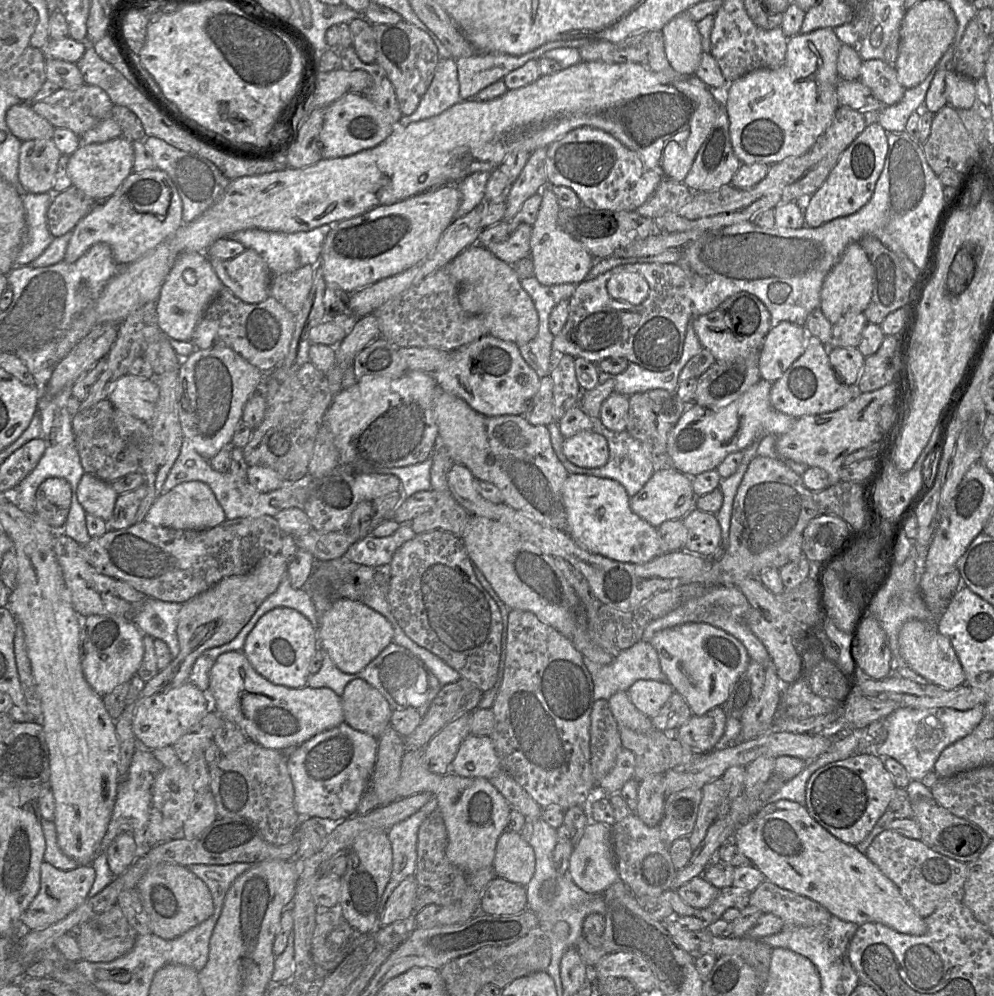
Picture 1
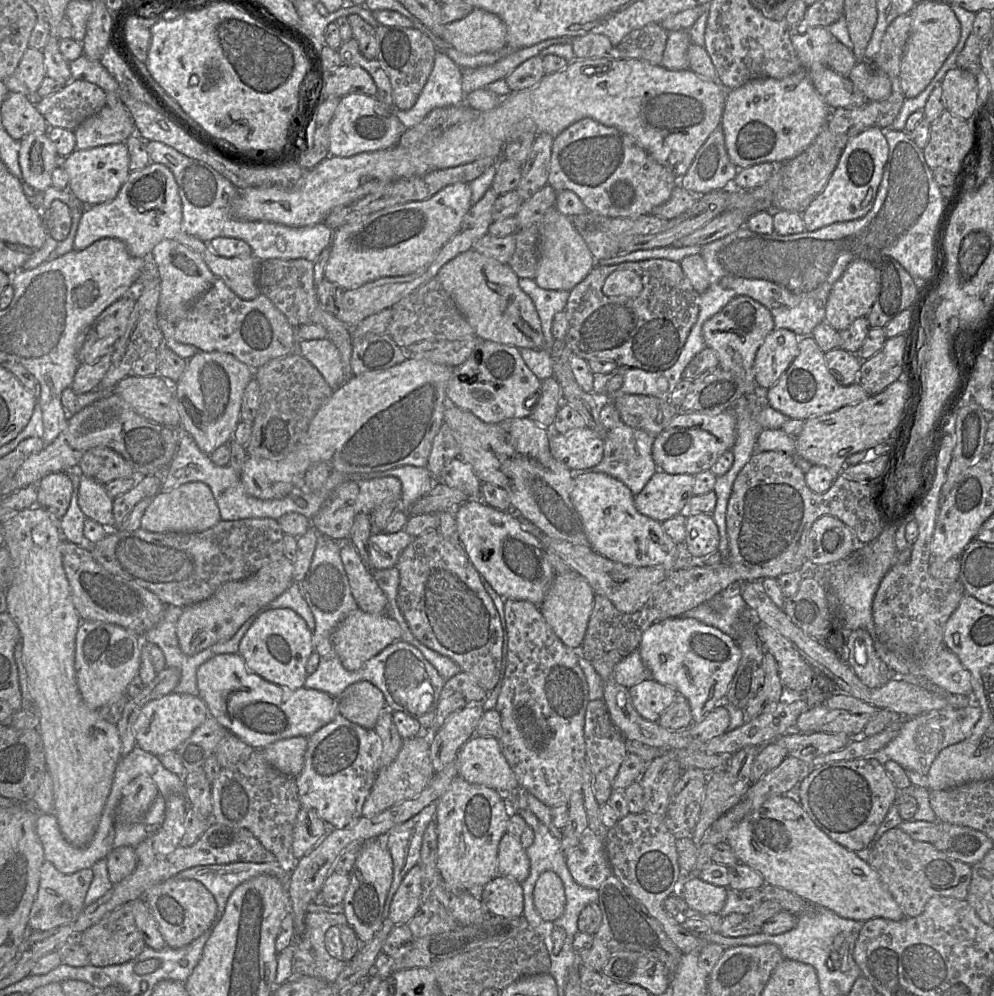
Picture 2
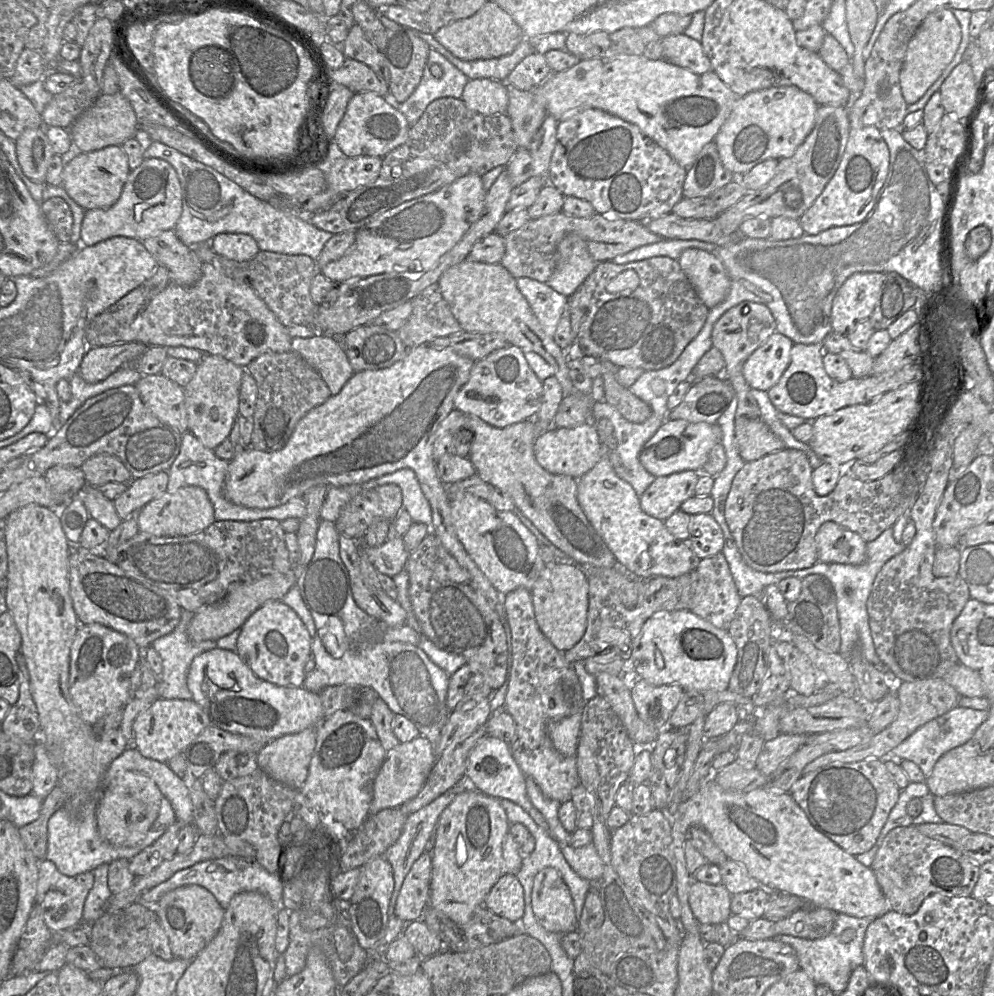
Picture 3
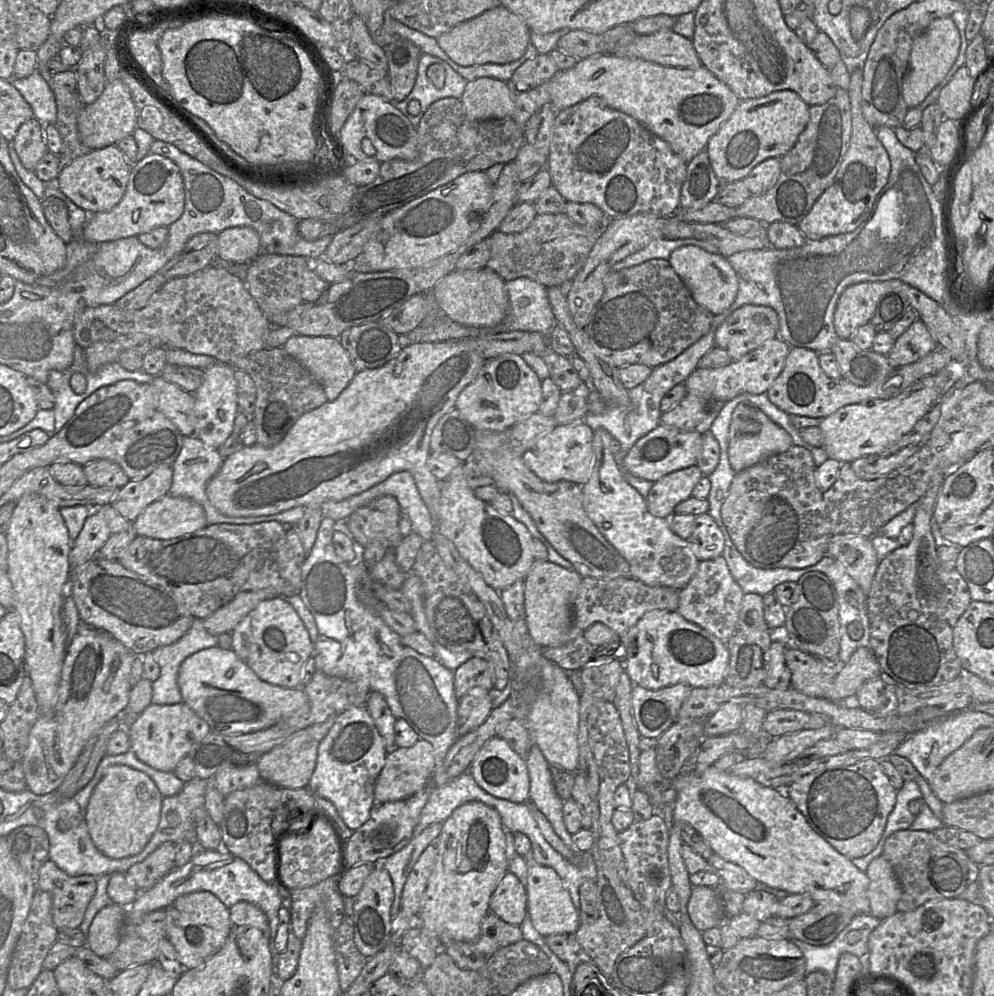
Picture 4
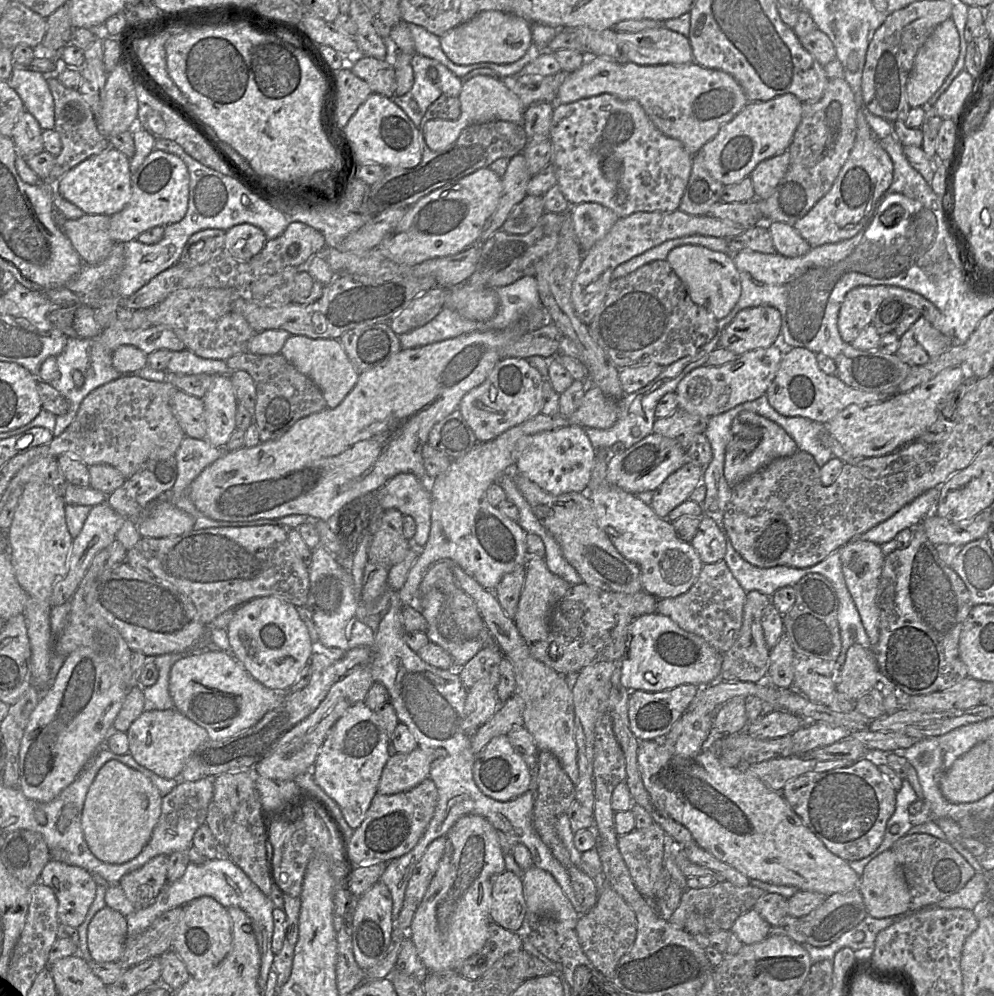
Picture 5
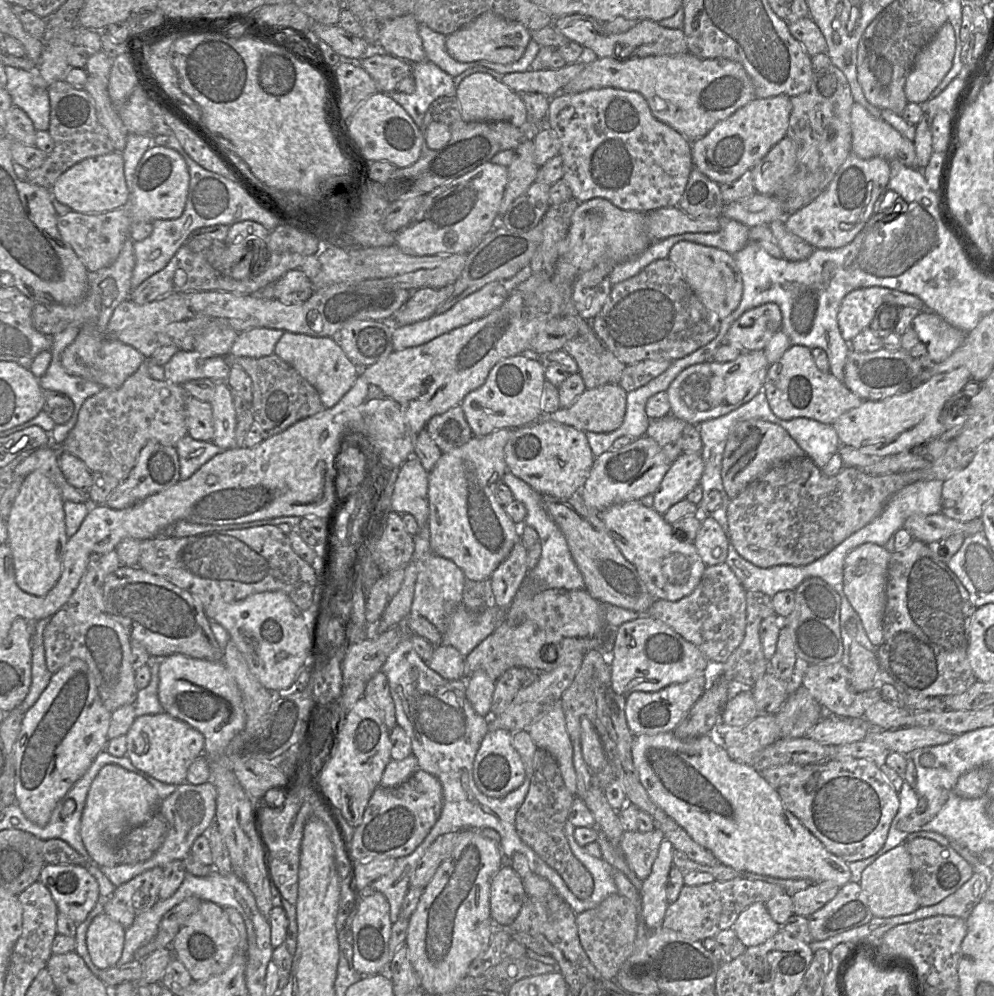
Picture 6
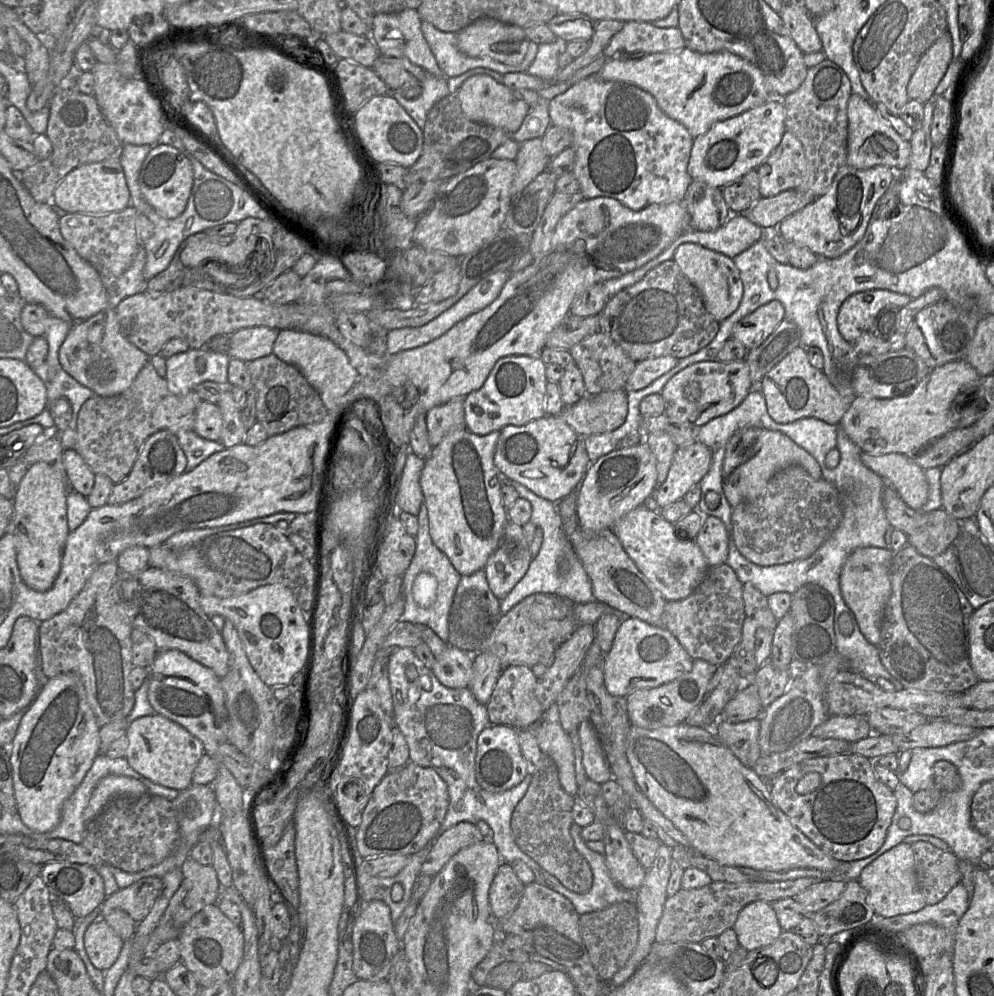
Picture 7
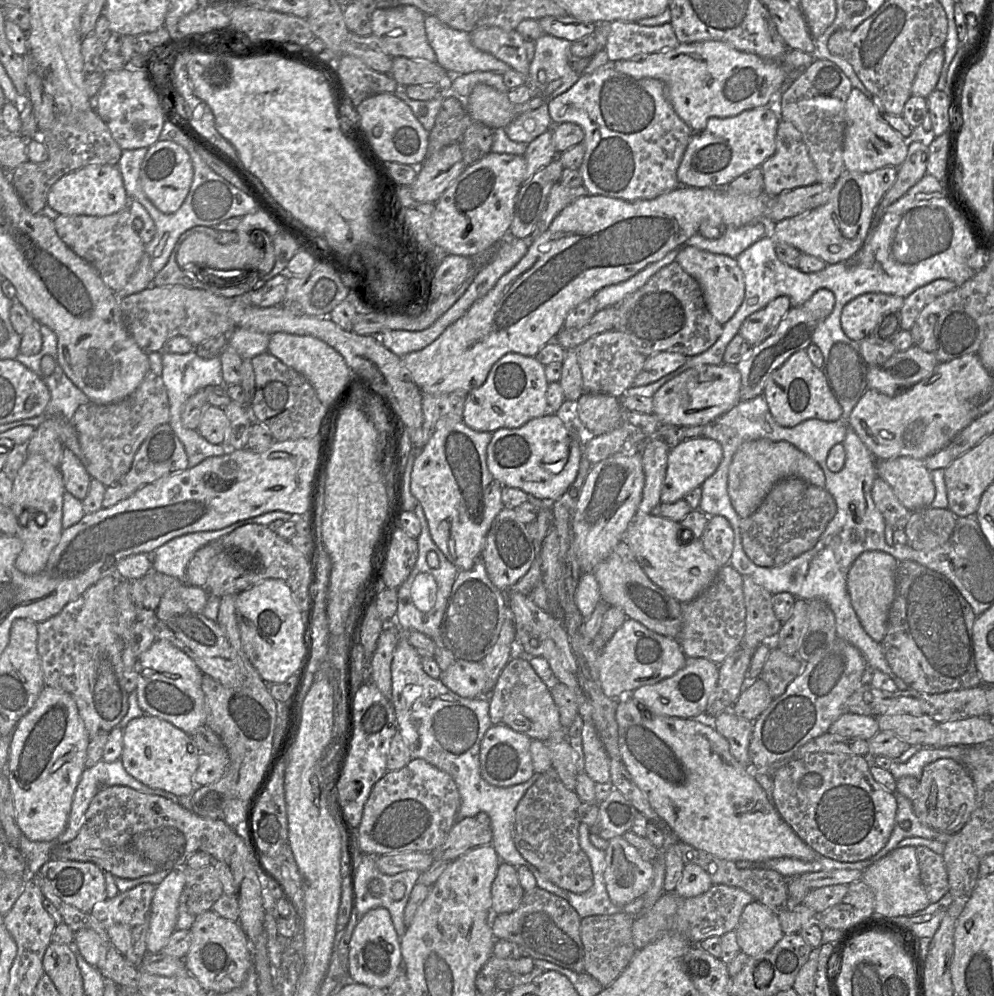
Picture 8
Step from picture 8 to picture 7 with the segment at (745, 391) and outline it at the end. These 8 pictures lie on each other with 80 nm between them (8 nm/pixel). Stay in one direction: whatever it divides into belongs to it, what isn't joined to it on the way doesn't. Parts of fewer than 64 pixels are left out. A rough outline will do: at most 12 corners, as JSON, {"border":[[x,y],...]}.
{"border":[[784,318],[748,350],[752,389],[798,346],[800,330]]}

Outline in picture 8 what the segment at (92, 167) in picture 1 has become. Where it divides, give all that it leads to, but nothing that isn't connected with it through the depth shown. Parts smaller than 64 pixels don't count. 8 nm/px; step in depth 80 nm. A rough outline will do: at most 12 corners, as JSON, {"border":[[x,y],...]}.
{"border":[[91,164],[54,183],[46,205],[103,217],[129,201],[118,166]]}

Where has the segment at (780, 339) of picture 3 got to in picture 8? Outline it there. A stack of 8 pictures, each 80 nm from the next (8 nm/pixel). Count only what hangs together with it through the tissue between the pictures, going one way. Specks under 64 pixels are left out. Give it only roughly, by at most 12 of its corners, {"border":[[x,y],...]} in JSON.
{"border":[[725,363],[690,368],[654,394],[653,413],[703,427],[740,401]]}

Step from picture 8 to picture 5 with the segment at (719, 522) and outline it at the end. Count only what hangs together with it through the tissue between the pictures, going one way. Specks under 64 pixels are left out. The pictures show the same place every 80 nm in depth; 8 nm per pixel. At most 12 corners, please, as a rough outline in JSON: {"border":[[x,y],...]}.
{"border":[[703,516],[690,544],[704,564],[724,559],[726,542]]}

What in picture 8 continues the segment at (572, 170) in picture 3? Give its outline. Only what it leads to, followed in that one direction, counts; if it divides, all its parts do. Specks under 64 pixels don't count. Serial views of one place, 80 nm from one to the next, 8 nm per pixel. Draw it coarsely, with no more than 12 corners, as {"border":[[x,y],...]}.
{"border":[[607,64],[549,100],[590,195],[679,184],[693,135],[665,85]]}

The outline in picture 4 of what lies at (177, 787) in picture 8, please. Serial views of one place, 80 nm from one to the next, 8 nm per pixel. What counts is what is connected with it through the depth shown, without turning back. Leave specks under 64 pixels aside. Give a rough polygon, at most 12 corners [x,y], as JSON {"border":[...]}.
{"border":[[150,703],[128,732],[148,766],[173,772],[211,732],[185,703]]}

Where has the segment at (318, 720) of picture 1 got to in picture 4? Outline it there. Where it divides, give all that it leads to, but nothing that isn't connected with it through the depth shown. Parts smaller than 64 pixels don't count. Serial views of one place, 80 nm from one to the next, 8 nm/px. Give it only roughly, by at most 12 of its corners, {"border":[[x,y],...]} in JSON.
{"border":[[232,649],[179,667],[183,703],[222,734],[309,710],[302,687],[262,681]]}

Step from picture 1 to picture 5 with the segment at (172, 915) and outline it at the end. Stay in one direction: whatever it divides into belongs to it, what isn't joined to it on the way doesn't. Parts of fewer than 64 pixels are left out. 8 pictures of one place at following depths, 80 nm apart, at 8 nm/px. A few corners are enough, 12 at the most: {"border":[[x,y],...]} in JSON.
{"border":[[209,896],[182,908],[172,949],[202,979],[231,950],[228,910]]}

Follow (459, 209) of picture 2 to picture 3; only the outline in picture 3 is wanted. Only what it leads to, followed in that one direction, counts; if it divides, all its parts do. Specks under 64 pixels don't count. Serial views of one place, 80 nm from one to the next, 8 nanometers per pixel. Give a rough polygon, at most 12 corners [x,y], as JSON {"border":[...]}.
{"border":[[467,174],[355,232],[334,283],[432,269],[481,216]]}

